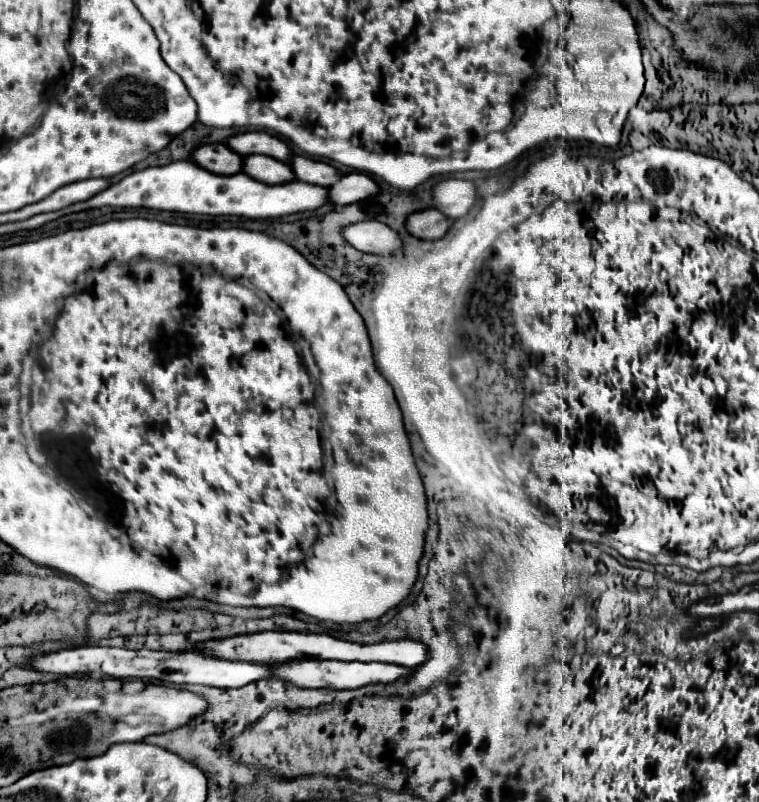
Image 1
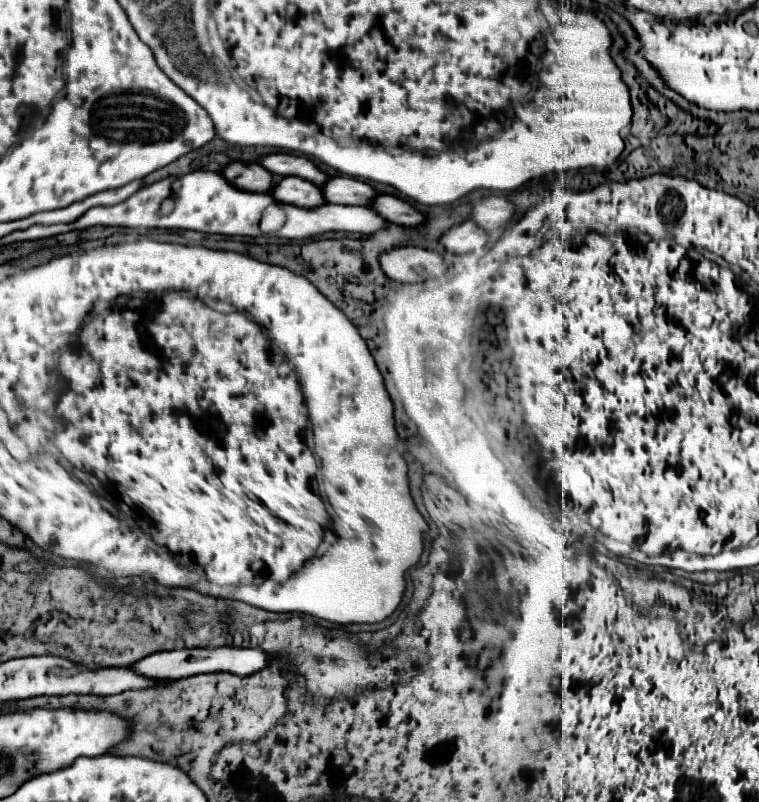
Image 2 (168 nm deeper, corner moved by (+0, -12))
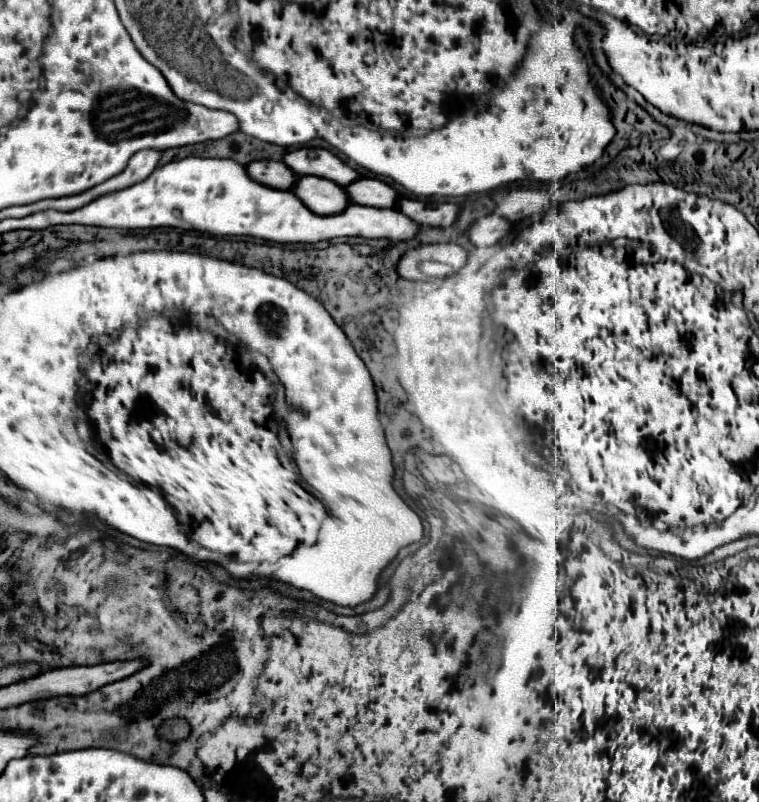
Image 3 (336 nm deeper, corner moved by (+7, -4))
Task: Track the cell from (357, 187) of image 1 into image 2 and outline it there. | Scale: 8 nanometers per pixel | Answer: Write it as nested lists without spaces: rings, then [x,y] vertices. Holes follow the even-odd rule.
[[[376,195],[372,199],[372,209],[378,215],[382,215],[386,221],[404,227],[416,227],[424,221],[422,213],[418,213],[412,205],[408,205],[406,201],[394,195]]]

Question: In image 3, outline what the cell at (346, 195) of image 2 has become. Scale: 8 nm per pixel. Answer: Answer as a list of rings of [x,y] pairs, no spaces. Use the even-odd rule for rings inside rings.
[[[373,177],[351,183],[347,187],[347,193],[353,203],[379,207],[379,209],[393,209],[399,199],[399,193],[391,185],[387,185],[379,179],[373,179]]]

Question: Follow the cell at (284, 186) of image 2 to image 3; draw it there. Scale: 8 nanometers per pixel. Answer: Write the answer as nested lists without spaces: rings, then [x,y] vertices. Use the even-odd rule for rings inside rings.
[[[299,177],[293,193],[317,215],[337,215],[351,205],[345,187],[321,177]]]

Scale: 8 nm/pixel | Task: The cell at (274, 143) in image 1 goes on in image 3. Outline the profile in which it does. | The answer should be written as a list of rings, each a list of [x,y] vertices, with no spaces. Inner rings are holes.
[[[303,147],[293,153],[287,153],[285,163],[297,175],[315,175],[315,177],[331,179],[343,187],[353,183],[353,179],[361,179],[361,175],[353,167],[349,167],[329,149],[321,149],[321,147],[313,147],[313,149]]]

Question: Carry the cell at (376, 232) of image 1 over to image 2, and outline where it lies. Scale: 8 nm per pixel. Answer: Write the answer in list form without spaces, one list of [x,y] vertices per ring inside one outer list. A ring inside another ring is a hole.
[[[392,247],[378,255],[382,271],[400,283],[424,281],[430,275],[444,273],[444,259],[436,251],[420,247]]]

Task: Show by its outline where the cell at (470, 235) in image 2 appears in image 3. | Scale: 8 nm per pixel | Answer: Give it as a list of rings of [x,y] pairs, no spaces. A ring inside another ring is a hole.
[[[493,213],[471,225],[469,239],[475,247],[491,247],[497,245],[509,231],[511,231],[511,223],[507,219],[501,219],[501,215]]]

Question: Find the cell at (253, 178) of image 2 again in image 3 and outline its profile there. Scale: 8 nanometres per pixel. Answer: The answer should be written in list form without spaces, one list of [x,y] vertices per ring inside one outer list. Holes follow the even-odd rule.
[[[253,161],[247,171],[255,181],[275,189],[291,189],[297,181],[297,175],[283,161]]]

